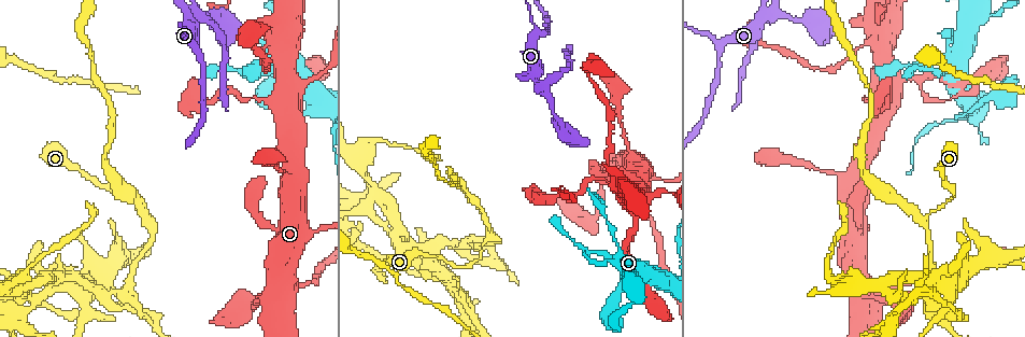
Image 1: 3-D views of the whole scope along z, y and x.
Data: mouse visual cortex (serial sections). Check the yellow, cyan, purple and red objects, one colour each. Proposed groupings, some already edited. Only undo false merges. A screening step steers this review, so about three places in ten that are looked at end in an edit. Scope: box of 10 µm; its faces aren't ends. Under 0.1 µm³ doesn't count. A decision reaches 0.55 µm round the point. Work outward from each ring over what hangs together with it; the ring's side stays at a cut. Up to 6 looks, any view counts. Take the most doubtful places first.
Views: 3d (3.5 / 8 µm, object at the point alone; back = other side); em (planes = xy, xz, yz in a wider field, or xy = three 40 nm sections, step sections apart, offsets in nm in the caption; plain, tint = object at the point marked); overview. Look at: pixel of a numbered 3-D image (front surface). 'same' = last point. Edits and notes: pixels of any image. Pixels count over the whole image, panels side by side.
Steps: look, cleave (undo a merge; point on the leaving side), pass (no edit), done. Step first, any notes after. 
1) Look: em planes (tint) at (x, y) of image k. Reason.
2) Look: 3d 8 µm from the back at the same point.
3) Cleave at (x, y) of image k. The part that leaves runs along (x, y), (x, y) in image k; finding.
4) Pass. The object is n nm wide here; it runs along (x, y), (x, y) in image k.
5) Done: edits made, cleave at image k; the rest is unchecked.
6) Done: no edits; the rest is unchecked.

Look: 3d 8 µm at (896, 287) of image 1. Calibre changes.

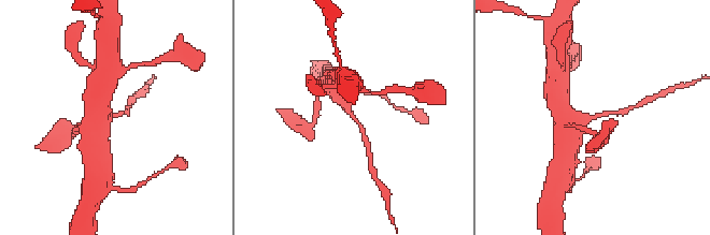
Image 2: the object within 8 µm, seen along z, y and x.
Look: 3d 3.5 µm at the same point. Zoom in.

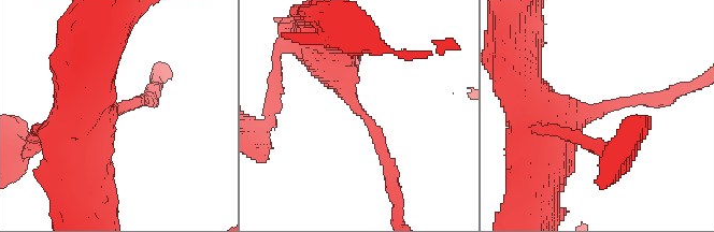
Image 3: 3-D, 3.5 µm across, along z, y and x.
Pass. One cell here.

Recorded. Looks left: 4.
Look: 3d 3.5 µm at (143, 221) of image 1. Sharp bend.

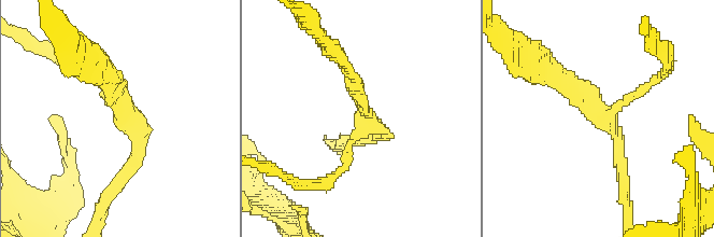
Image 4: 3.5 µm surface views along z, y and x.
Look: em xy step 1 (tint) at (364, 125) of image 4. 3 arms meet here; the arms are 150, 150, 150 nm wide.

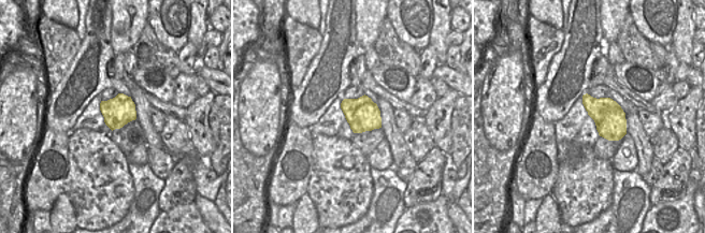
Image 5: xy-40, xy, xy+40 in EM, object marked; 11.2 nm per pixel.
Pass. It runs along (659, 79), (610, 115), (623, 181) in image 4; all the same cell.

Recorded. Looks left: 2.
Done: no edits; the rest is unchecked.

